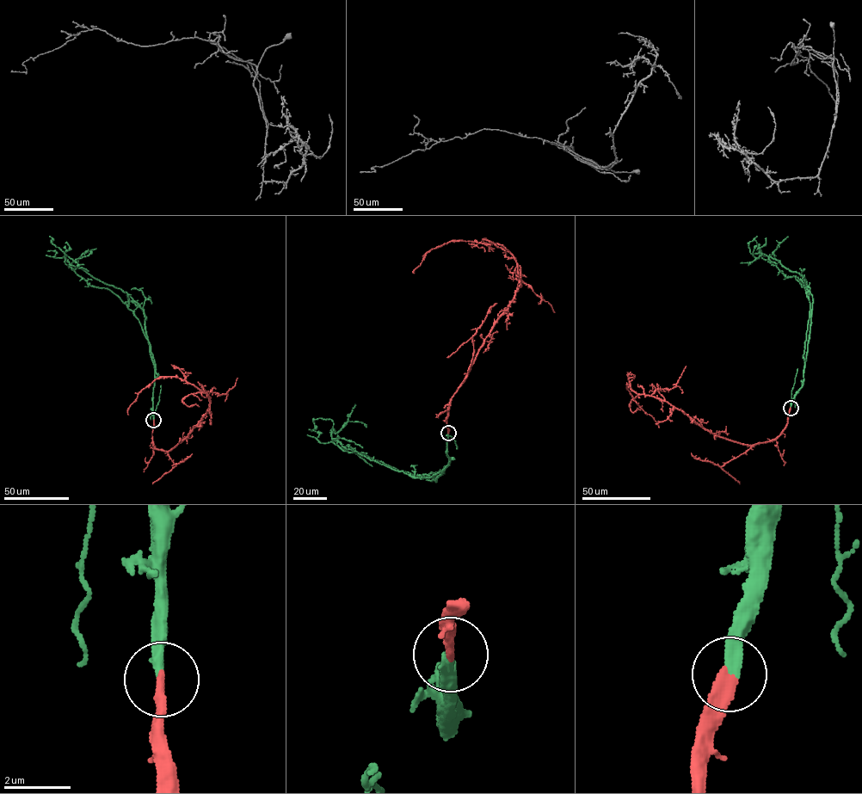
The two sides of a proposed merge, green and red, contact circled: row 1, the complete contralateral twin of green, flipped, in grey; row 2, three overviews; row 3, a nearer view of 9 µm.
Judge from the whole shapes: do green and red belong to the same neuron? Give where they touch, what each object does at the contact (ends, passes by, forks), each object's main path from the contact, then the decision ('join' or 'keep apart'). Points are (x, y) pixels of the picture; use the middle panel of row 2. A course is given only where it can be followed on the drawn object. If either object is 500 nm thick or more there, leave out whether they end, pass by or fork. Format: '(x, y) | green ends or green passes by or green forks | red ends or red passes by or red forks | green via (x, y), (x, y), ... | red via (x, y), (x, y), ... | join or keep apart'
(448, 433) | green ends | red ends | green via (448, 433), (447, 456), (453, 458), (421, 478), (347, 449), (331, 438), (330, 419), (314, 419), (310, 431) | red via (448, 433), (452, 396), (514, 298), (518, 269), (515, 258), (497, 243), (453, 240), (426, 254), (414, 273) | join

